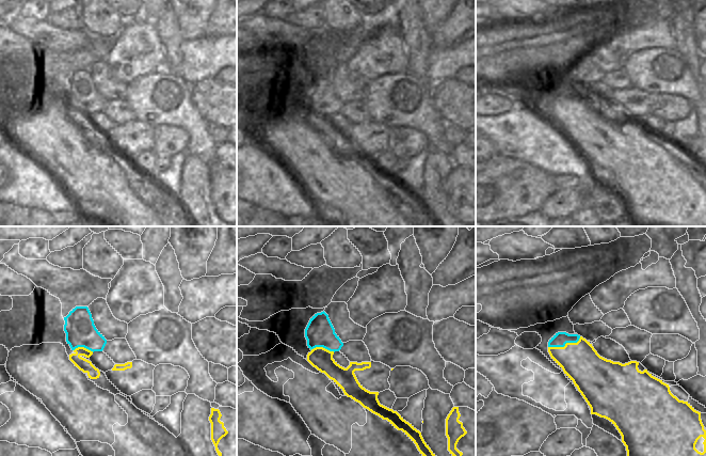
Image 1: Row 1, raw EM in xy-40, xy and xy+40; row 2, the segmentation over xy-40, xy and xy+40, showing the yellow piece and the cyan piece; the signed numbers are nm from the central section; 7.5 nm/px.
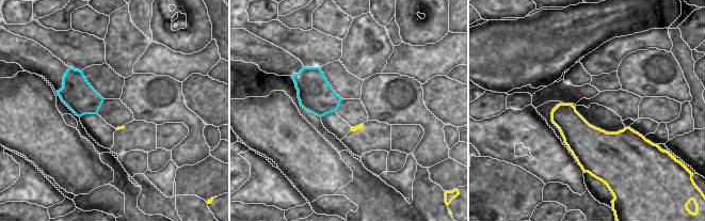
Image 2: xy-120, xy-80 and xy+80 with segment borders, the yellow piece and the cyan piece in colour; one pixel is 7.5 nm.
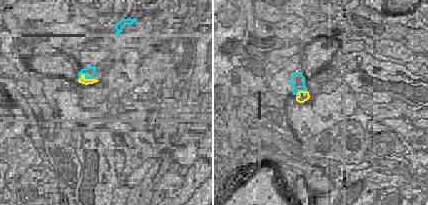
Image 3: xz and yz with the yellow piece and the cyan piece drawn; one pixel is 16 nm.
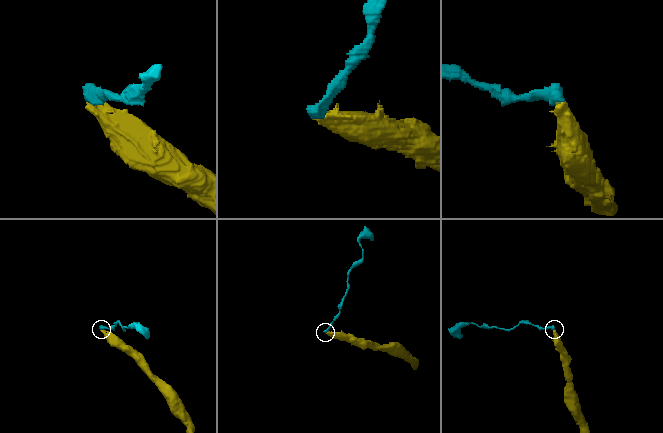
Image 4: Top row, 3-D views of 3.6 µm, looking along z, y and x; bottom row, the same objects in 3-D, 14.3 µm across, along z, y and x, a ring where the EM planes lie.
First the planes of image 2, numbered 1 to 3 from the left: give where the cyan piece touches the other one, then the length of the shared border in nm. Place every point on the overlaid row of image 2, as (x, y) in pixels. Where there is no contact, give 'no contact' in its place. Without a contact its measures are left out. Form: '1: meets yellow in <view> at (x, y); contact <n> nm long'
1: no contact
2: no contact
3: no contact

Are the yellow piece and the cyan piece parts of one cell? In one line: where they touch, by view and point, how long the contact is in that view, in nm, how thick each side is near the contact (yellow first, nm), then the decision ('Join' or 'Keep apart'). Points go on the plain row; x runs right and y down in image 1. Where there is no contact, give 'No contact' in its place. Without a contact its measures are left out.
Touches yellow at xy+40 (565, 106). Shared border 260 nm. Thickness 280 nm (yellow) against 100 nm. Keep apart

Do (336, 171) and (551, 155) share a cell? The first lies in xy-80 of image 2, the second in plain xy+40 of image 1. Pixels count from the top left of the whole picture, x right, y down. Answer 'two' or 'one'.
one

